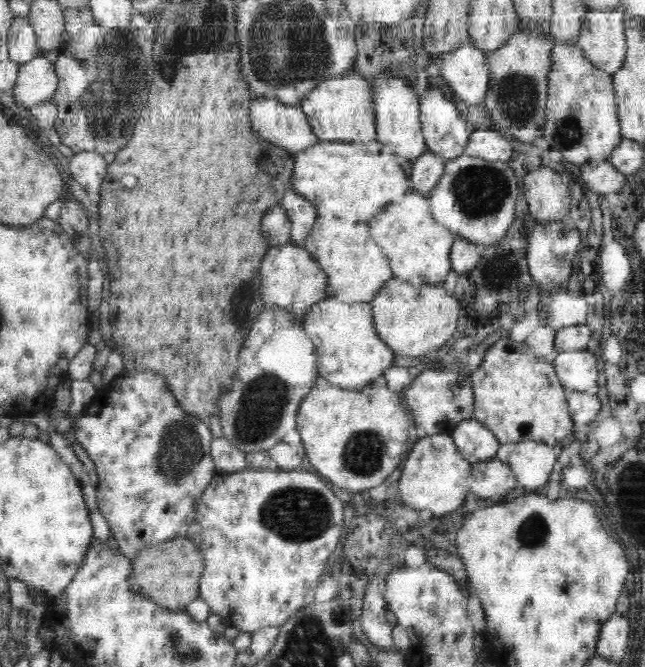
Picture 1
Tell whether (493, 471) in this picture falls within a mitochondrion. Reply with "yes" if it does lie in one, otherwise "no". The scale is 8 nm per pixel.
no

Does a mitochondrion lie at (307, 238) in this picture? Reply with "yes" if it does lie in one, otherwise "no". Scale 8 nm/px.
no

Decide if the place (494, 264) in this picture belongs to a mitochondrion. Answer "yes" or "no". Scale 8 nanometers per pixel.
yes

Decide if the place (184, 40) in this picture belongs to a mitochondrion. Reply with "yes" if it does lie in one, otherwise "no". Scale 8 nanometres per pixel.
yes

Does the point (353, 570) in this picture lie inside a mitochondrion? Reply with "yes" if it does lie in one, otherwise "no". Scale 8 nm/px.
no

